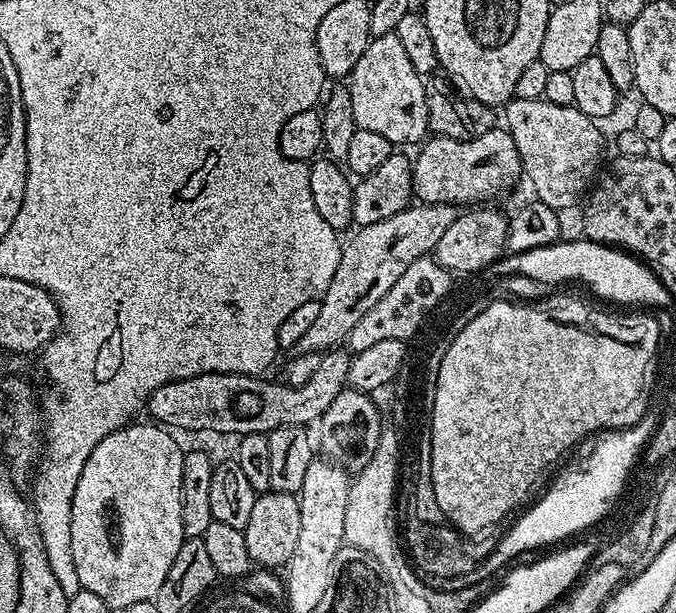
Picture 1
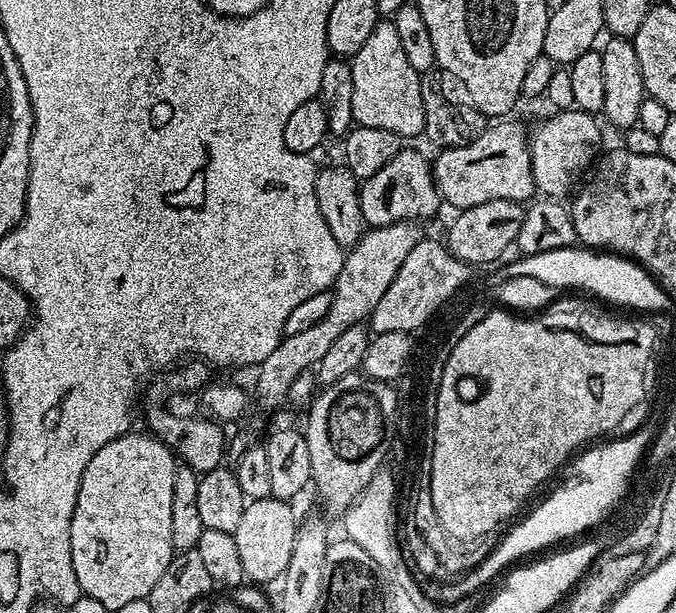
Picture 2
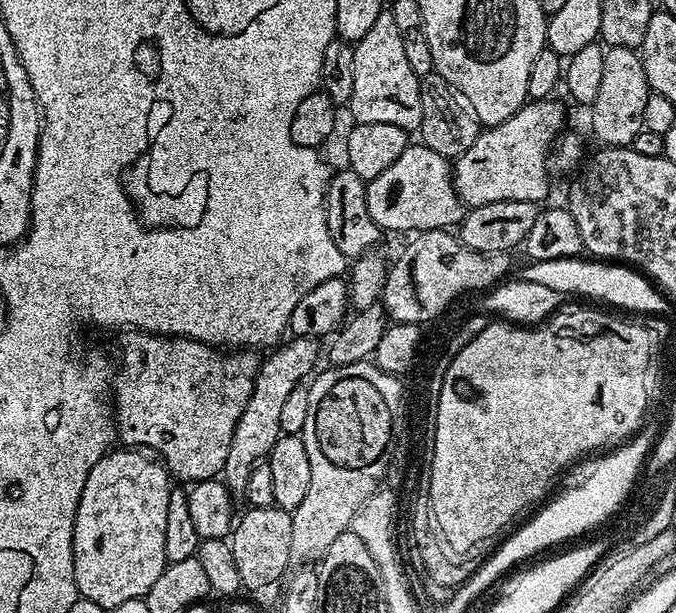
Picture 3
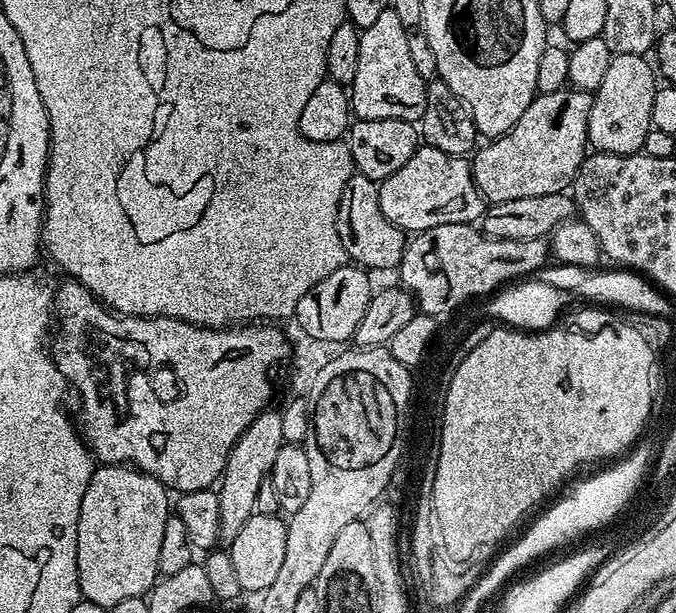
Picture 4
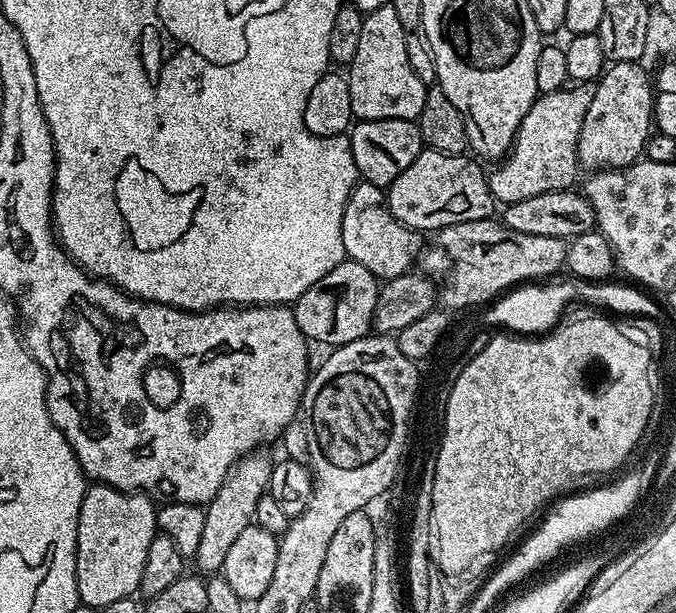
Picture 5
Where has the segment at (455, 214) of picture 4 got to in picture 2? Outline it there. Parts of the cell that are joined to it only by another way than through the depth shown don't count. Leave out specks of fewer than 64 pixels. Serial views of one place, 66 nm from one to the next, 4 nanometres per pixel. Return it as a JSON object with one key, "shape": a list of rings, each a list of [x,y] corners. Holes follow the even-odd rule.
{"shape":[[[408,146],[401,147],[400,153],[390,158],[390,162],[386,162],[386,166],[378,170],[378,174],[360,184],[362,218],[365,225],[373,228],[396,224],[400,220],[424,222],[427,216],[435,214],[436,207],[441,207],[441,204],[429,157],[424,157]]]}

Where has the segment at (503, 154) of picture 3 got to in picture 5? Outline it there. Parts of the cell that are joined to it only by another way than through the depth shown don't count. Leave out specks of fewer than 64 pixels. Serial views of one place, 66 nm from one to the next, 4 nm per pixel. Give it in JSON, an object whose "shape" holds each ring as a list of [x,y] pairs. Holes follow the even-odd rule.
{"shape":[[[573,83],[557,92],[537,95],[530,110],[526,110],[526,118],[522,118],[518,126],[516,141],[512,143],[511,150],[499,161],[497,168],[500,169],[487,173],[493,201],[500,203],[501,200],[501,205],[507,206],[537,197],[538,194],[571,189],[575,185],[576,168],[578,169],[576,143],[586,110],[590,110],[595,89],[595,83]]]}

